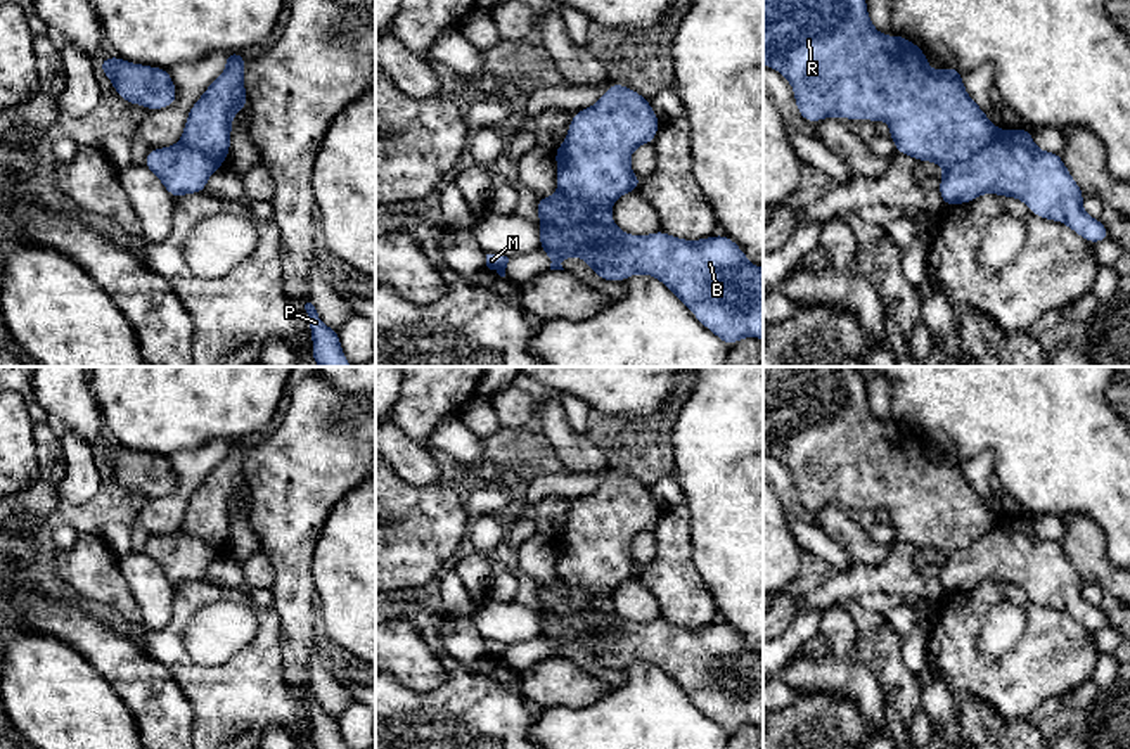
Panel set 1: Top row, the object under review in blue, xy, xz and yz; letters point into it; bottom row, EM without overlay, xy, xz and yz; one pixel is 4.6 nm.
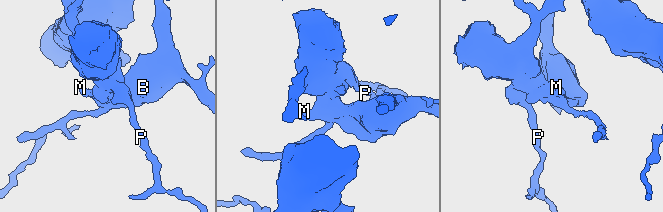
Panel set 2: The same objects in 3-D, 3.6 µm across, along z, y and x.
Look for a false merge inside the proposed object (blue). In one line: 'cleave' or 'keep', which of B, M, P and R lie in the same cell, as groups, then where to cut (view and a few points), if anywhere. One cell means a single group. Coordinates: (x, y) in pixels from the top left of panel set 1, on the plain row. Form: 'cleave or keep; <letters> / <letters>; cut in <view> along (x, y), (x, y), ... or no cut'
cleave; B M / P R; cut in yz along (1001, 519), (975, 542), (945, 557)

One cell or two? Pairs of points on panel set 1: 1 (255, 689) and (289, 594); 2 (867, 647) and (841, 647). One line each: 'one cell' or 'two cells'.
1: two cells
2: two cells

